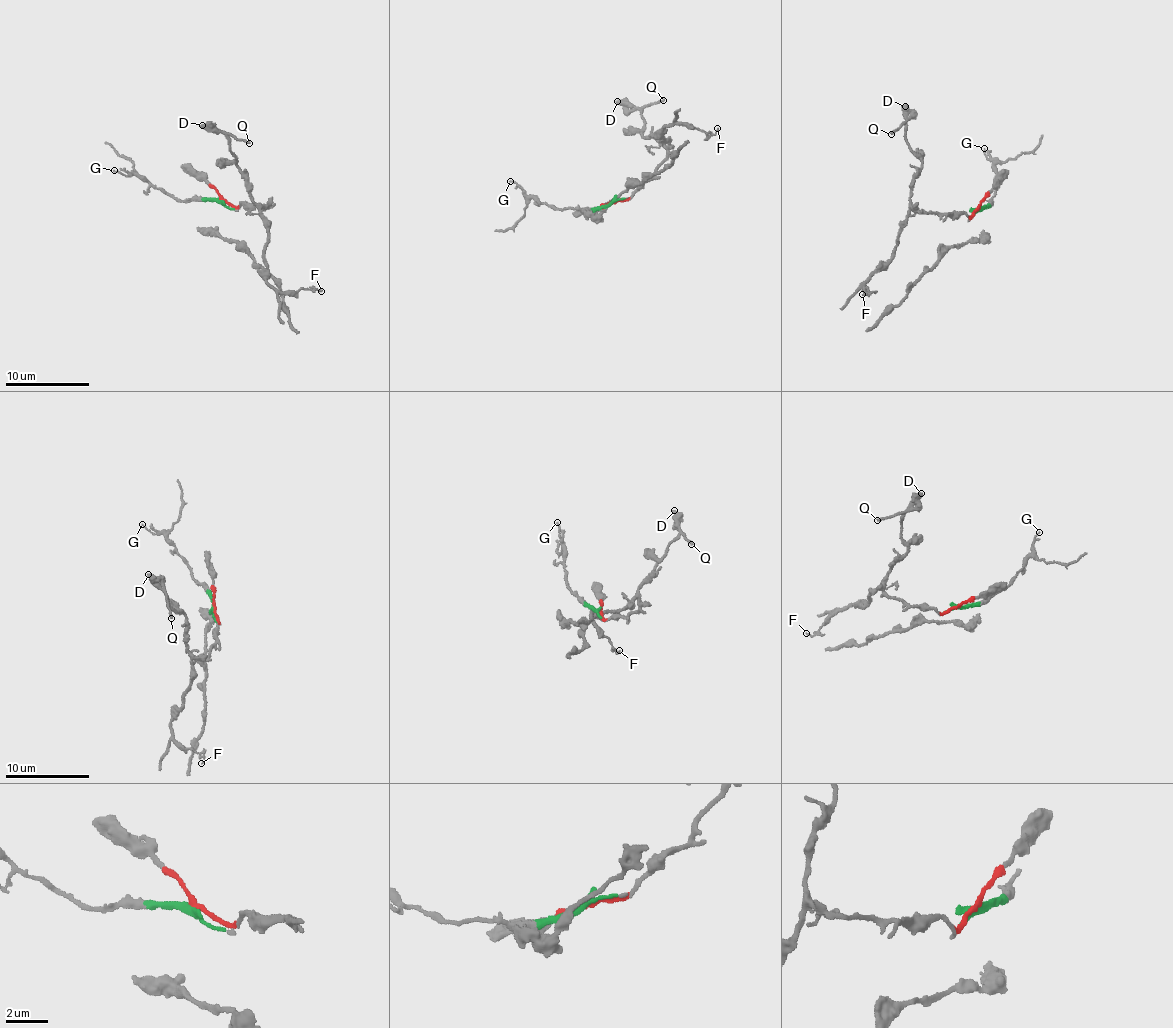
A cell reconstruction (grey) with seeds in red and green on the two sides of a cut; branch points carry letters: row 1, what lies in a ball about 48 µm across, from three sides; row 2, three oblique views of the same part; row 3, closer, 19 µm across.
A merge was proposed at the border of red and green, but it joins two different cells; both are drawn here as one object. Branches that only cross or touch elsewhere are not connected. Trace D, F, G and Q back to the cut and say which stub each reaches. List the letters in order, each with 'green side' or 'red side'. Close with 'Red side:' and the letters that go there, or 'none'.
D: red side
F: red side
G: green side
Q: red side
Red side: D, F, Q

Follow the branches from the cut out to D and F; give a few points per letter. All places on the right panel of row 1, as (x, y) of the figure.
D: (979, 208), (968, 217), (918, 211), (911, 197), (912, 175), (922, 165), (906, 140), (906, 106)
F: (979, 208), (970, 216), (951, 217), (912, 208), (893, 254), (866, 282), (863, 287), (868, 294), (862, 295)

